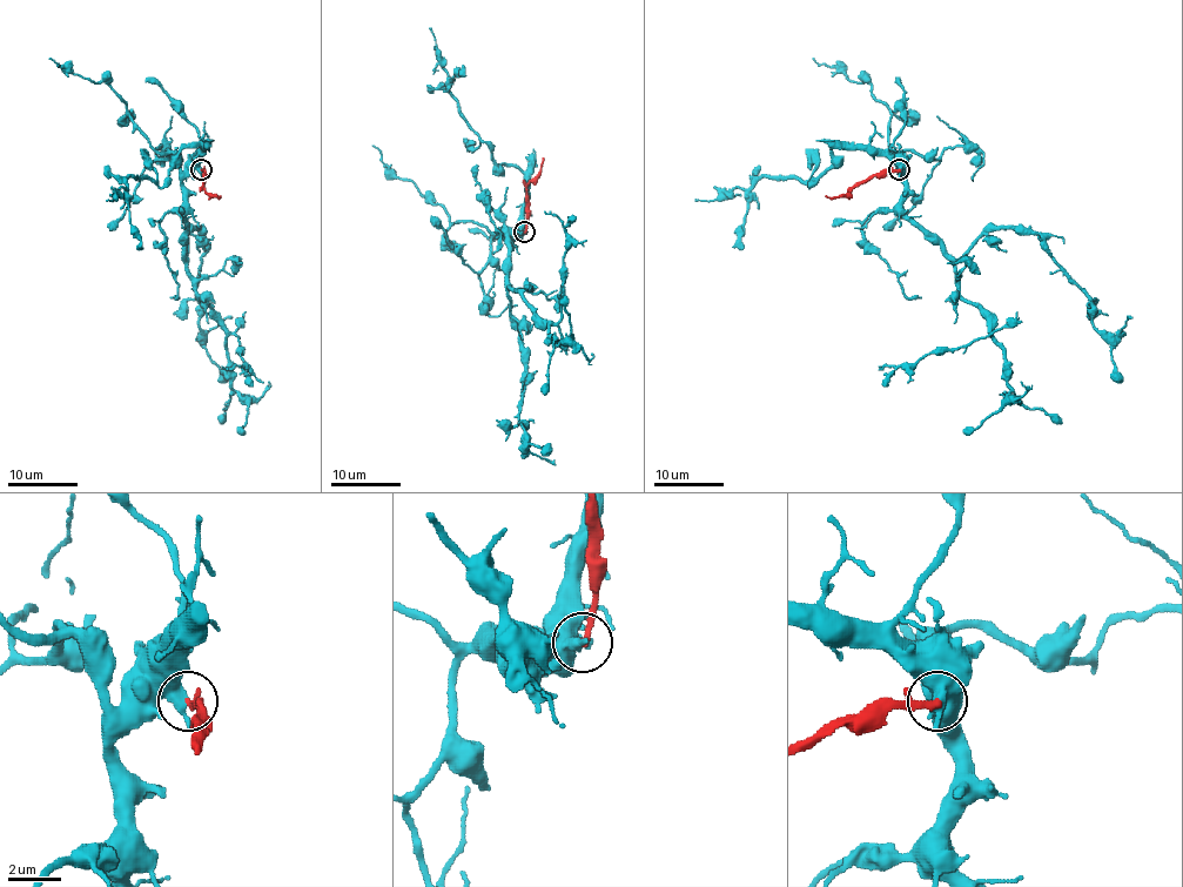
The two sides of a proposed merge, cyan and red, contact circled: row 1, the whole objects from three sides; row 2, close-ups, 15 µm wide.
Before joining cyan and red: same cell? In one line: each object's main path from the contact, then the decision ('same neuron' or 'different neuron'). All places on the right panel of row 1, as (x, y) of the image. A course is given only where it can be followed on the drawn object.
course cyan (899, 169), (902, 210), (956, 260), (999, 228), (1037, 235), (1088, 297), (1091, 323), (1110, 345), (1118, 382); course red (899, 169), (871, 174), (840, 197), (825, 195); different neuron

